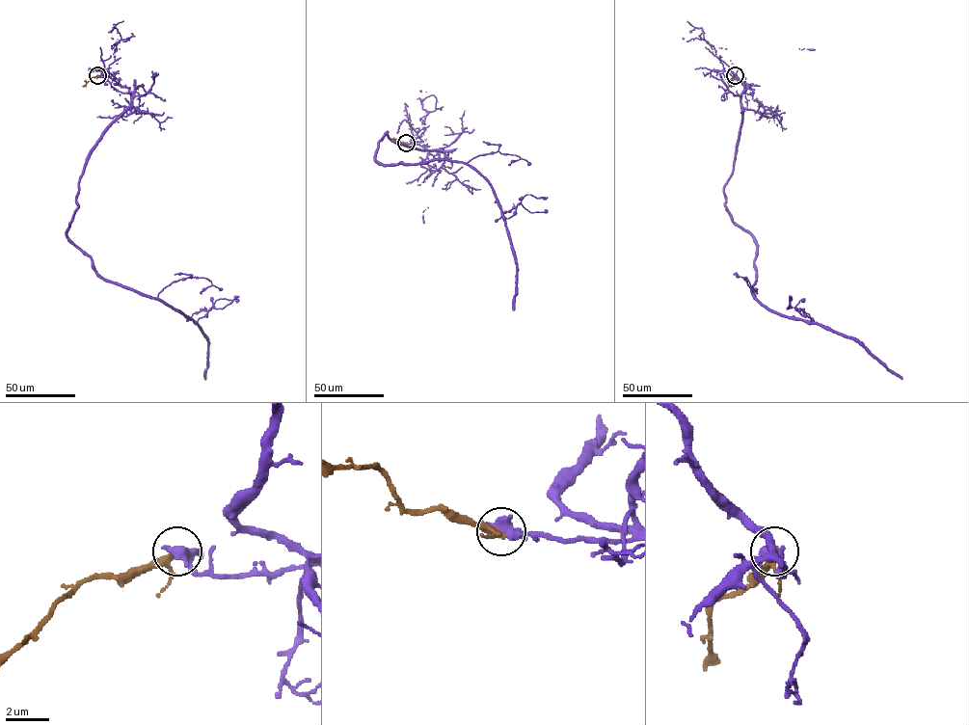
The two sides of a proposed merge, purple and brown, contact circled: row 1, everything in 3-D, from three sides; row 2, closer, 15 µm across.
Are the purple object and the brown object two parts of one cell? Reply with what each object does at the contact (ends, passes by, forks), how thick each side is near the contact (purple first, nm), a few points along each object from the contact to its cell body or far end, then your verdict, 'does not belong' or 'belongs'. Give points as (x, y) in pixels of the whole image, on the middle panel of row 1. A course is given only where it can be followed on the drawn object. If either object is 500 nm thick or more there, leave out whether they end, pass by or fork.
600 nm thick on the purple side, 280 nm on the other; purple runs (406, 143), (442, 150), (387, 132), (375, 159), (466, 163), (492, 188), (515, 255), (513, 309); brown runs (406, 143), (390, 140); does not belong

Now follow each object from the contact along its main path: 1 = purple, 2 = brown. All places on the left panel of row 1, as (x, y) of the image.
1: (97, 75), (133, 96), (88, 161), (67, 236), (104, 279), (199, 326), (204, 379)
2: (97, 75), (82, 86)

